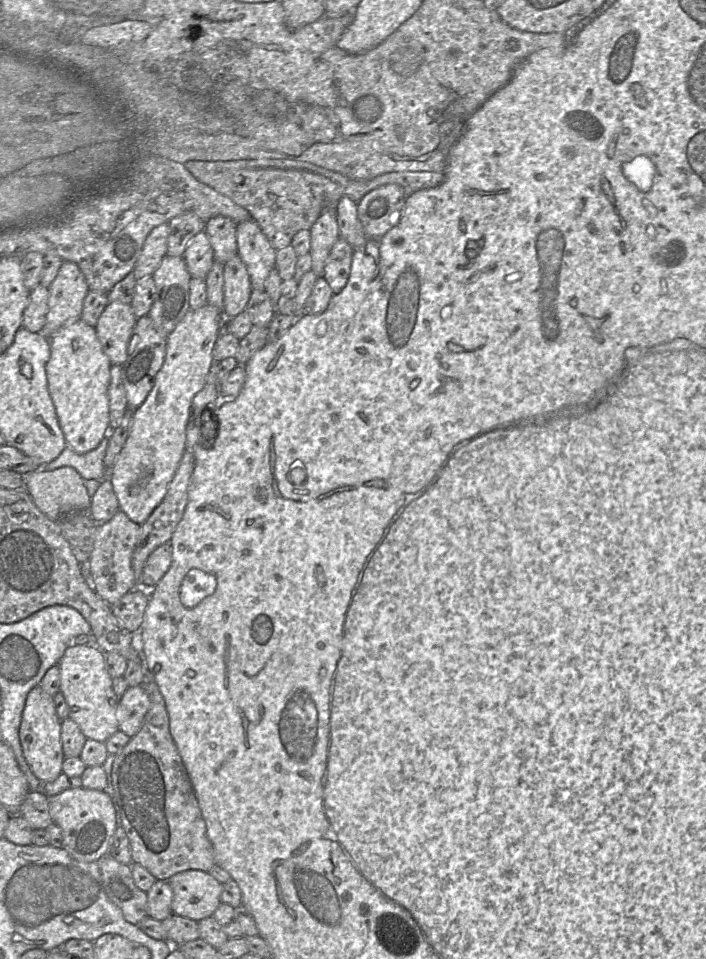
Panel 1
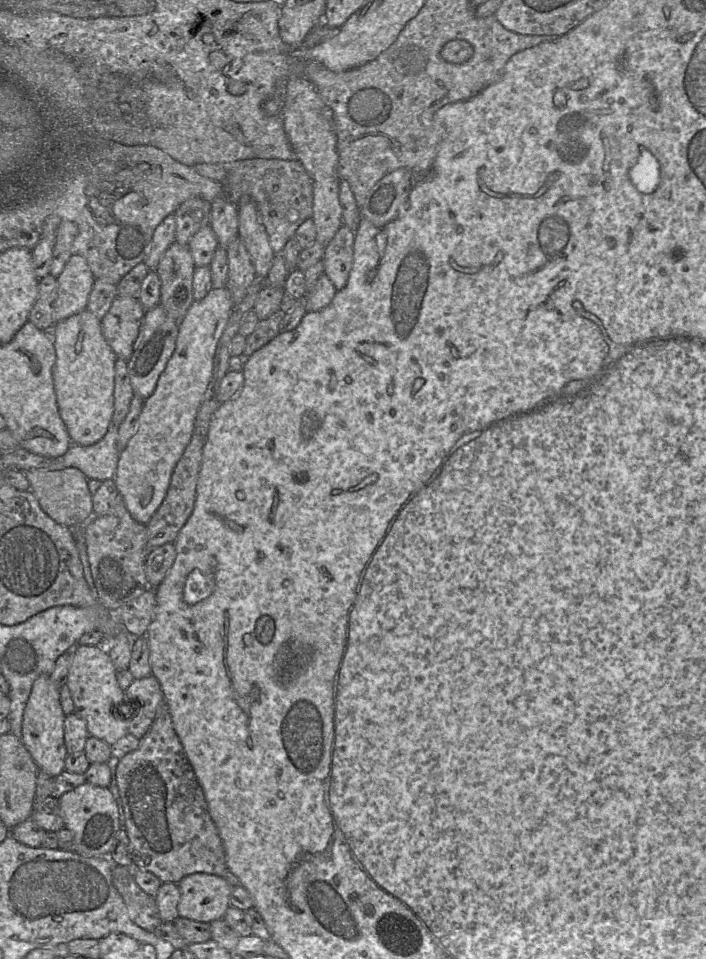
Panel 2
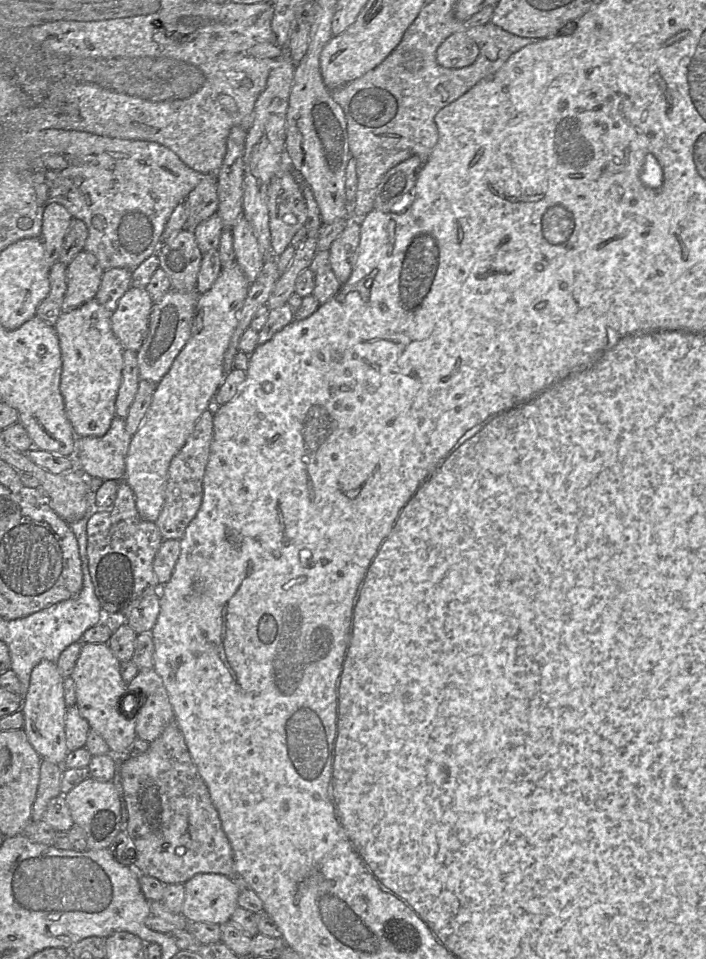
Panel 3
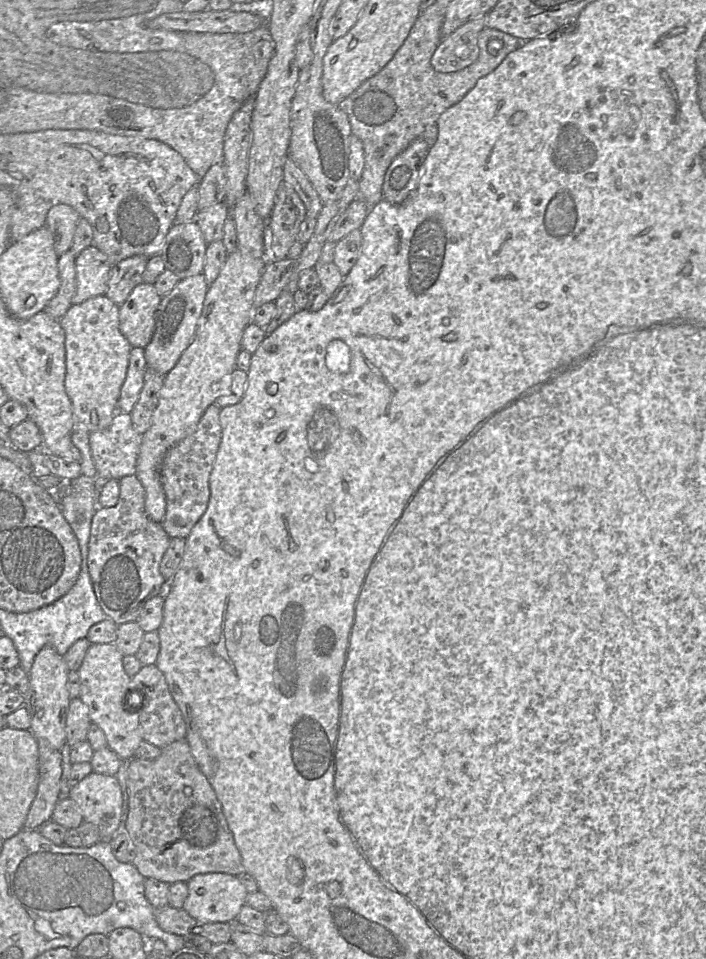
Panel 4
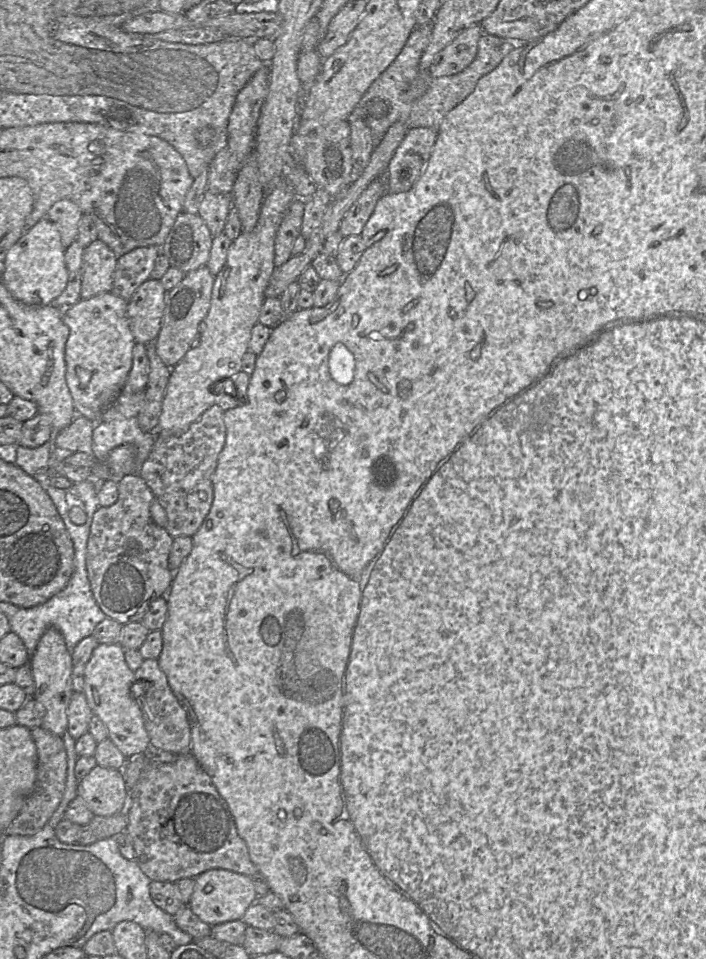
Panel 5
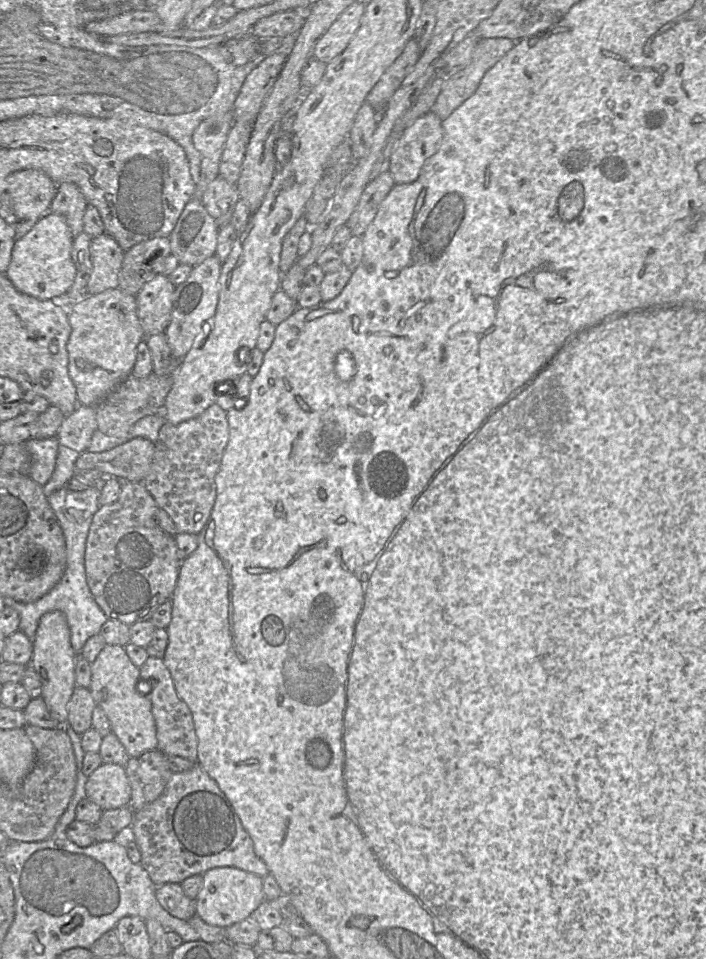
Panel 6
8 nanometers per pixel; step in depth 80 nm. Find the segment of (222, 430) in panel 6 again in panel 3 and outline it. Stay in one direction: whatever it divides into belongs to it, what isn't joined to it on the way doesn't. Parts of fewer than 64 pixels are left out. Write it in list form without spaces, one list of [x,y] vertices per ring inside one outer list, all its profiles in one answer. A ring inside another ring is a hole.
[[[213,408],[202,413],[185,445],[171,460],[165,489],[165,502],[154,522],[163,540],[177,539],[180,541],[187,526],[201,507],[204,494],[204,476],[213,439],[213,417]]]

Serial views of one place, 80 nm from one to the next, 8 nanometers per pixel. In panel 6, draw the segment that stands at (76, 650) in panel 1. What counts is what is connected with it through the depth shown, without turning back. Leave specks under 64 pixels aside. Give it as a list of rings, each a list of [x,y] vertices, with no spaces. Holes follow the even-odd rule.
[[[106,645],[91,663],[91,684],[89,690],[111,724],[113,732],[123,744],[130,757],[139,757],[145,752],[157,749],[156,724],[152,714],[150,693],[142,695],[137,690],[140,668],[128,657],[125,647]]]

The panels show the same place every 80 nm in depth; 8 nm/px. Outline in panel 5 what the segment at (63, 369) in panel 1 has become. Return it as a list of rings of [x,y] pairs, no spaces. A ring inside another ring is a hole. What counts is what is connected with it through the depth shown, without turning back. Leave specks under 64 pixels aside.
[[[111,292],[80,299],[63,315],[69,328],[65,344],[66,383],[76,415],[102,421],[104,411],[124,389],[136,344],[127,317],[128,301]]]

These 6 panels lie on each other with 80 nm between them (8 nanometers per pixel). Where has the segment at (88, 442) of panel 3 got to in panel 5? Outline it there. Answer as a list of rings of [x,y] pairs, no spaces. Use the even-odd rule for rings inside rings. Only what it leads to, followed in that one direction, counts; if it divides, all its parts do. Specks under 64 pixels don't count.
[[[137,417],[107,422],[99,421],[93,430],[92,450],[99,462],[105,462],[112,449],[127,443],[135,445],[137,448],[136,473],[130,475],[139,475],[155,441],[155,433],[142,431]]]

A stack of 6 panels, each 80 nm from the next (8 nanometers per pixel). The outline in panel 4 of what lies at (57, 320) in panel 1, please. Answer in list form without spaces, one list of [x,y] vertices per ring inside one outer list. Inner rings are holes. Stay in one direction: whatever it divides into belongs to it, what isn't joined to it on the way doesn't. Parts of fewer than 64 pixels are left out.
[[[90,245],[77,255],[75,266],[77,286],[72,304],[105,295],[112,265],[103,252]]]

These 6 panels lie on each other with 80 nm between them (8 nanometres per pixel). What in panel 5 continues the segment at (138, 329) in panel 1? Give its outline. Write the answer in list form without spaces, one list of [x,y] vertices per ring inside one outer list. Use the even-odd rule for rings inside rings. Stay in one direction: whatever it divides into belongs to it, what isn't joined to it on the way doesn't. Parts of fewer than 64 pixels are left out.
[[[205,265],[186,273],[176,287],[166,292],[161,329],[155,339],[155,346],[157,355],[170,369],[179,363],[198,337],[210,308],[214,280],[215,276]]]

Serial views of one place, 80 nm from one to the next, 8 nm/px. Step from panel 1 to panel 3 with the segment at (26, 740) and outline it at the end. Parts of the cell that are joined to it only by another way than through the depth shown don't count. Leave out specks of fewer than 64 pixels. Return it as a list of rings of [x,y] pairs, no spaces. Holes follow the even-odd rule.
[[[42,660],[33,668],[21,711],[24,715],[23,730],[35,751],[42,759],[63,765],[70,752],[65,735],[67,705],[64,699],[64,677],[56,663]]]

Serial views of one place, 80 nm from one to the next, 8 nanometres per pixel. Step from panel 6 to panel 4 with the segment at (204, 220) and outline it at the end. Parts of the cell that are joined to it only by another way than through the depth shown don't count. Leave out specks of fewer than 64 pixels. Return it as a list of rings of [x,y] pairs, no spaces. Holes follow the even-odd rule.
[[[193,220],[171,226],[159,255],[165,268],[182,280],[203,272],[206,249],[200,227]]]

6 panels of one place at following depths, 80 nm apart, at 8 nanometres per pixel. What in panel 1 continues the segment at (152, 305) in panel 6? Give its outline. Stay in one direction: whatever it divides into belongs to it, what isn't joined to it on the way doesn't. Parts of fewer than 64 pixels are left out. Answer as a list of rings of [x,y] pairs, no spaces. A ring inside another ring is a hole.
[[[122,302],[108,303],[99,317],[96,334],[112,365],[122,365],[126,361],[136,322],[131,305]]]

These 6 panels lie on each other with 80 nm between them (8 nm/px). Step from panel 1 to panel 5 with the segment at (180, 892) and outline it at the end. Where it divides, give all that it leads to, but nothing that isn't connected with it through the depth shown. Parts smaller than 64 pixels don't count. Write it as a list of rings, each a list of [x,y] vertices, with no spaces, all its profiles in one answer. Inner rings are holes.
[[[211,869],[195,878],[189,907],[200,920],[210,926],[240,920],[247,908],[257,901],[251,877],[225,869]]]

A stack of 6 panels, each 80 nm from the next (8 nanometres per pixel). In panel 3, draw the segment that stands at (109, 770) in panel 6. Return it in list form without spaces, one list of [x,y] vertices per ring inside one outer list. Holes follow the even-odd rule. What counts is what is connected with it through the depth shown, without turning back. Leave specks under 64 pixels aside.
[[[88,777],[63,796],[74,825],[81,827],[86,833],[87,848],[109,848],[121,830],[121,802],[113,781],[102,782]]]

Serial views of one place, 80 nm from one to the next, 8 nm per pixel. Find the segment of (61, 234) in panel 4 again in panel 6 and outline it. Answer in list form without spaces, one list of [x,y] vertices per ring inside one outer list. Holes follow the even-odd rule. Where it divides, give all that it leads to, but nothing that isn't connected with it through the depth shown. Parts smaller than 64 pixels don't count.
[[[70,182],[57,186],[57,193],[48,212],[65,217],[73,238],[83,231],[83,219],[88,203],[80,189]]]

